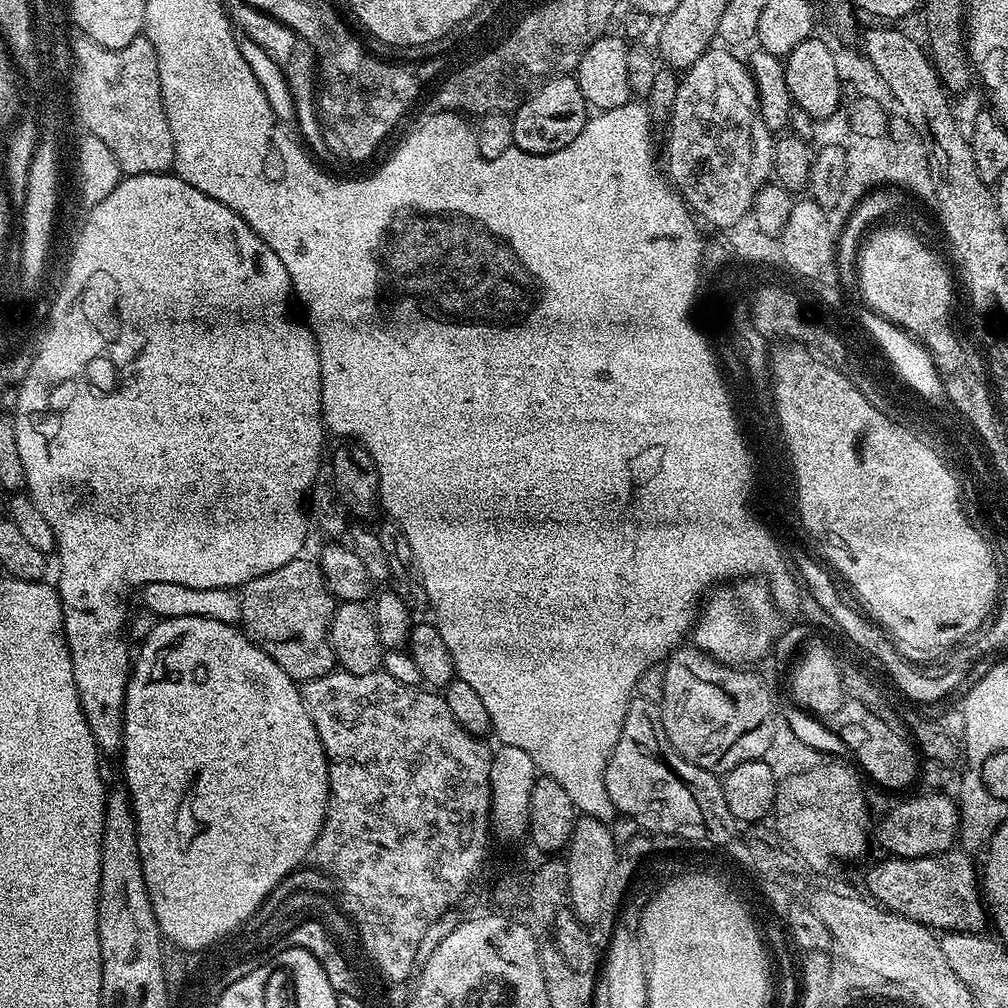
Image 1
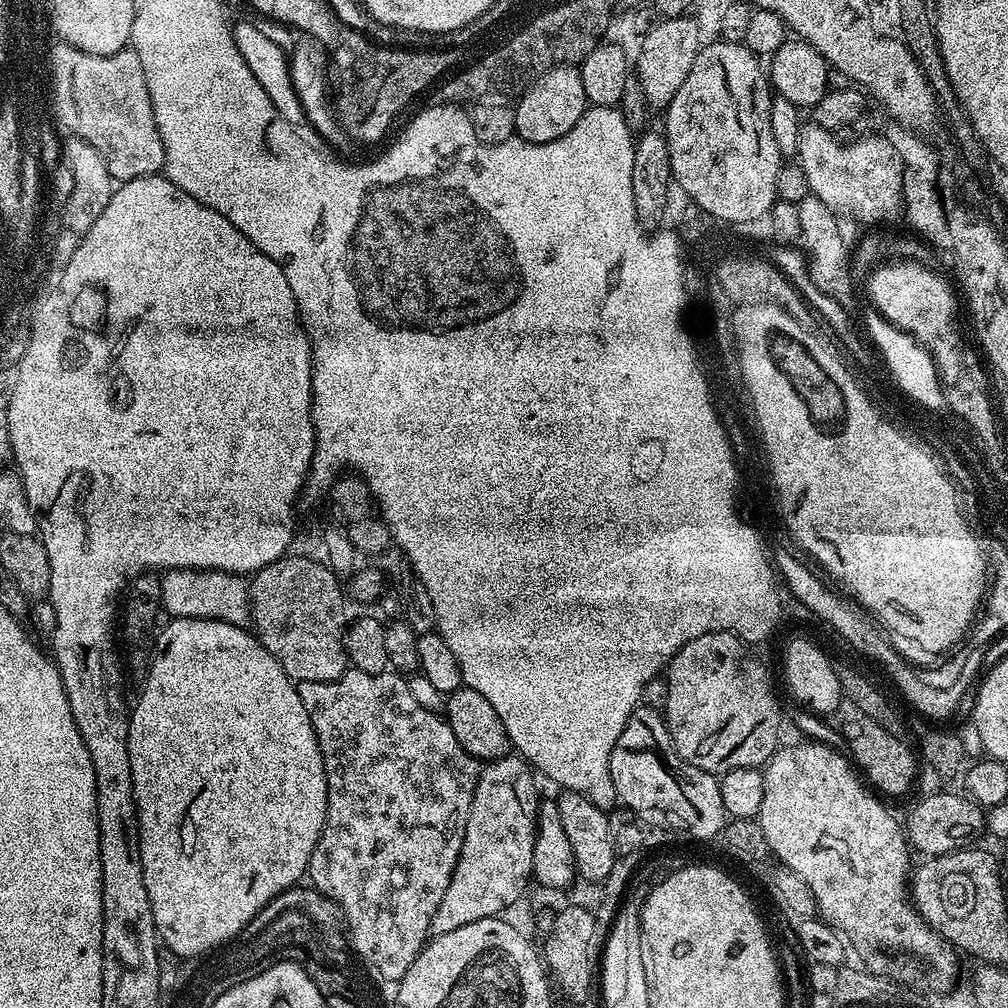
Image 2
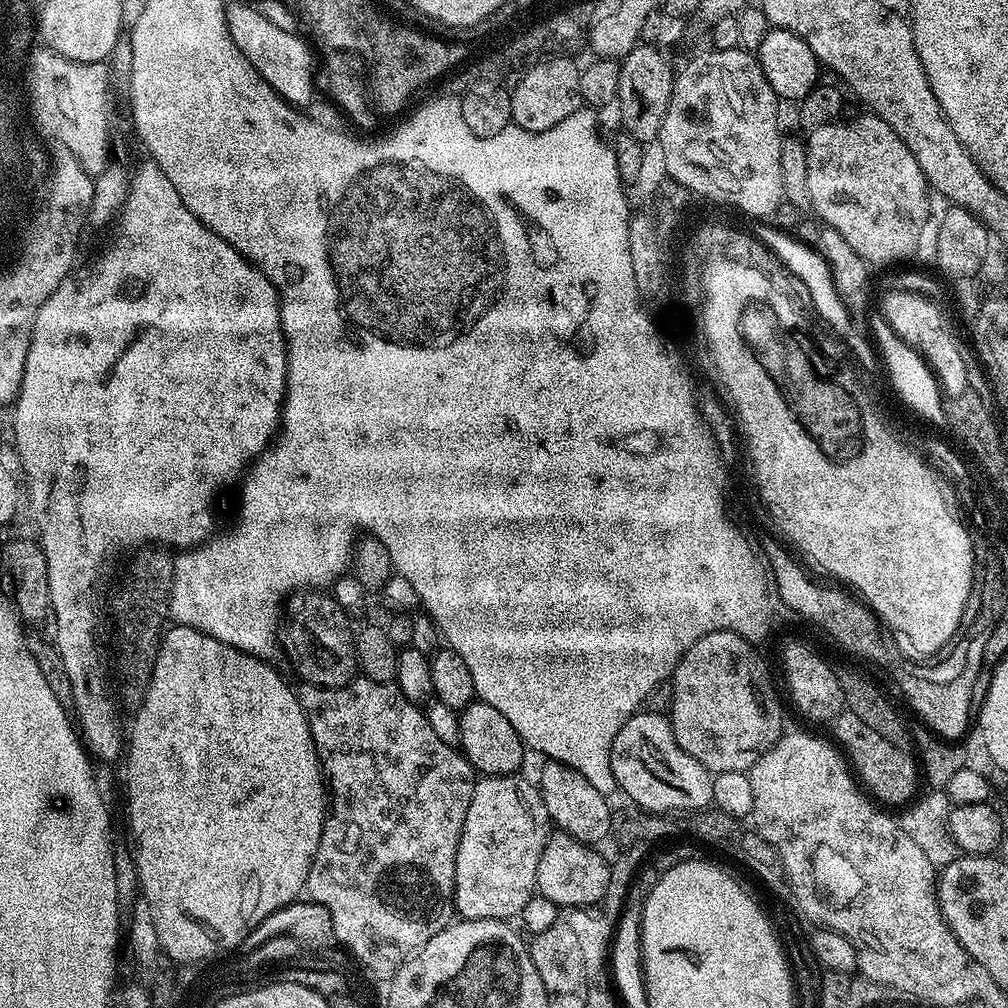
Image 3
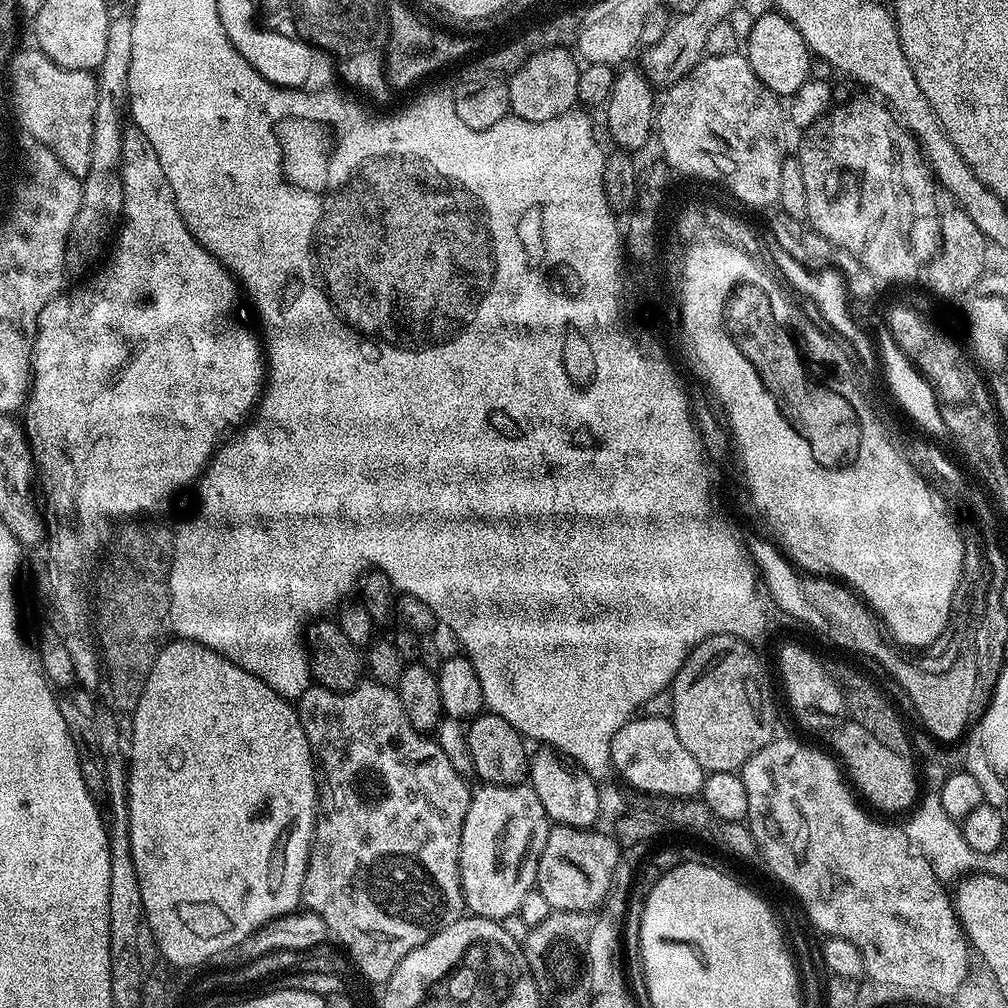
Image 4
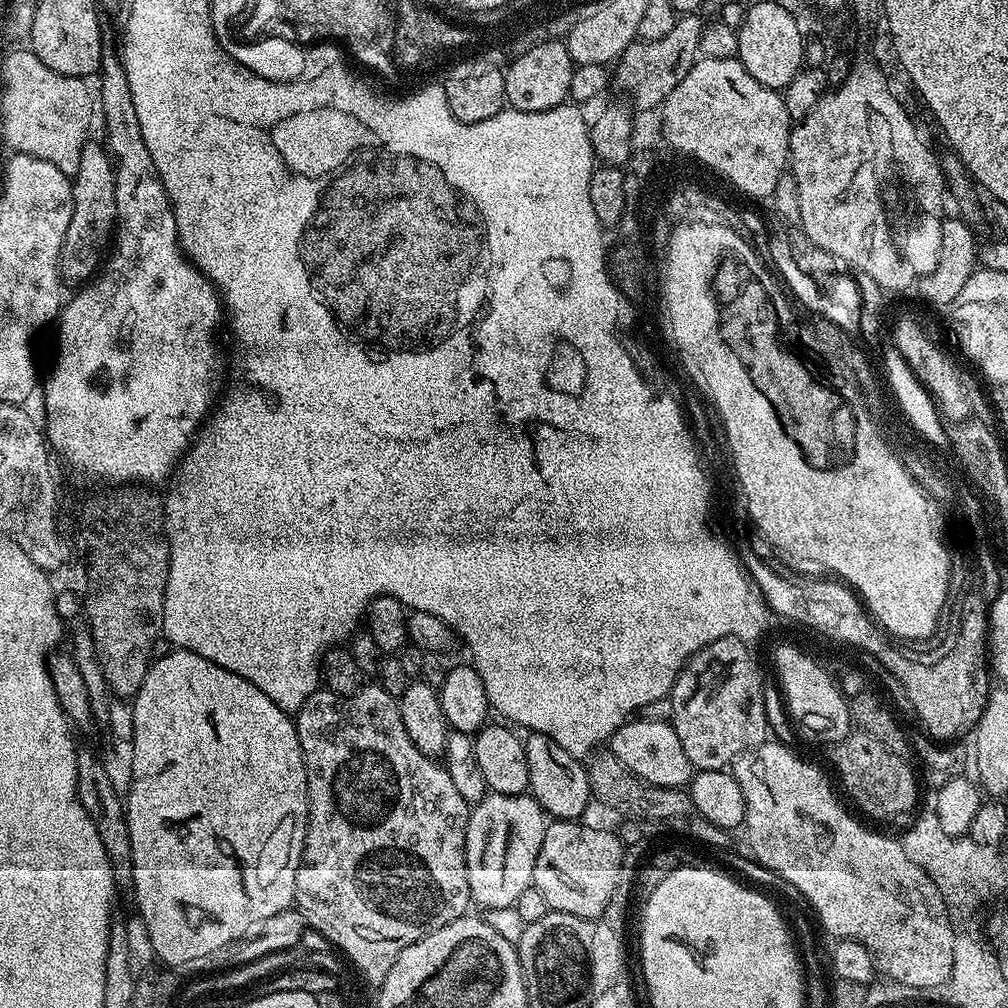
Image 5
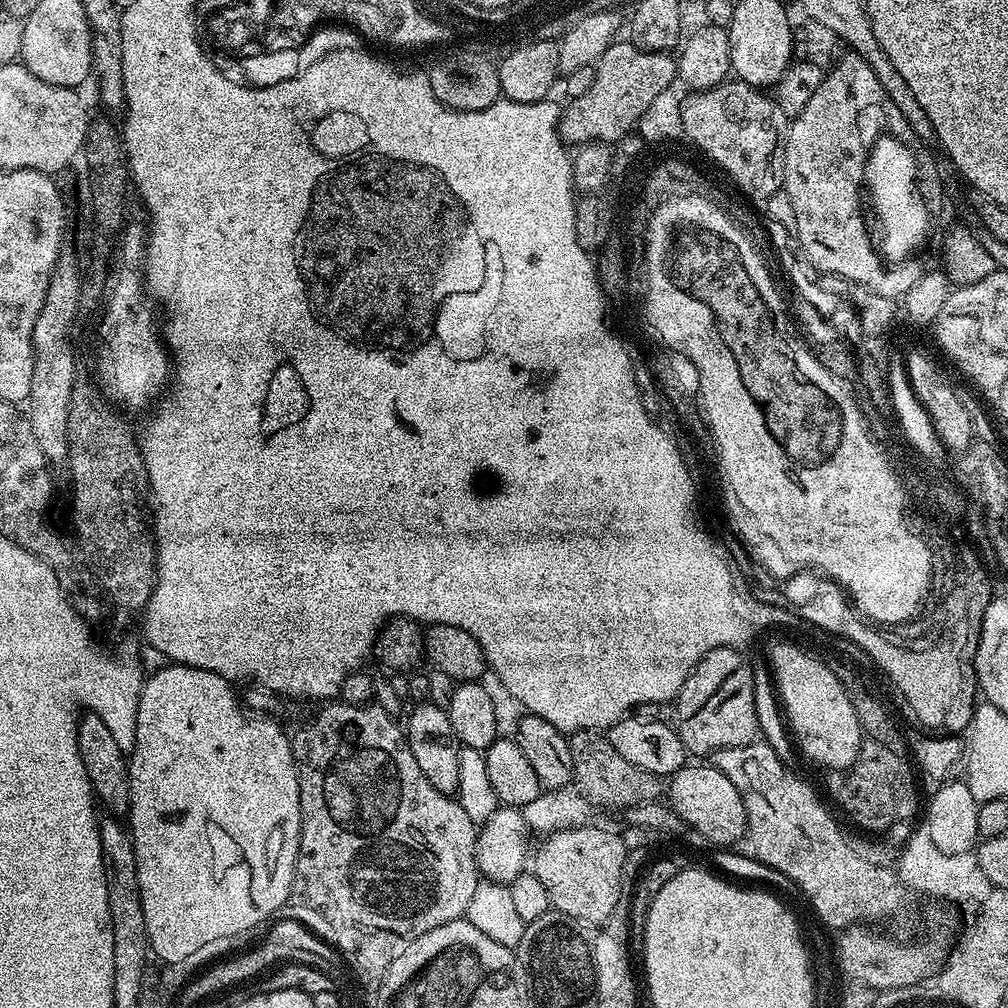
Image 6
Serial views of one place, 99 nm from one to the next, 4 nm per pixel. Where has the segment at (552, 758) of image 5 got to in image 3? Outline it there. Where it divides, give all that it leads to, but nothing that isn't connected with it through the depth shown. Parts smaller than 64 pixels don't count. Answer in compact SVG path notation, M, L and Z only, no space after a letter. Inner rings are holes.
M555 762L545 763L545 768L540 772L538 787L540 797L548 811L548 819L553 825L556 824L561 833L566 836L573 836L575 840L589 846L600 846L605 839L609 839L612 831L613 809L608 808L609 797L603 792L594 790L582 774L576 770Z

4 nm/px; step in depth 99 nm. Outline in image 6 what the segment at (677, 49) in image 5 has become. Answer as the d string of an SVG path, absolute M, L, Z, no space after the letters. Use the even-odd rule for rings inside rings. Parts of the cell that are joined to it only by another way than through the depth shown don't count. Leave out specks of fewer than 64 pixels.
M613 42L602 54L602 58L597 60L596 73L594 74L594 82L590 86L590 90L586 90L586 94L576 97L578 103L572 107L572 111L568 112L566 129L570 136L581 139L585 136L619 136L620 132L628 128L628 124L640 115L640 112L647 108L649 100L660 91L665 84L668 84L669 77L672 76L672 68L677 61L670 57L667 51L648 51L646 49L637 48L631 42L619 44Z

